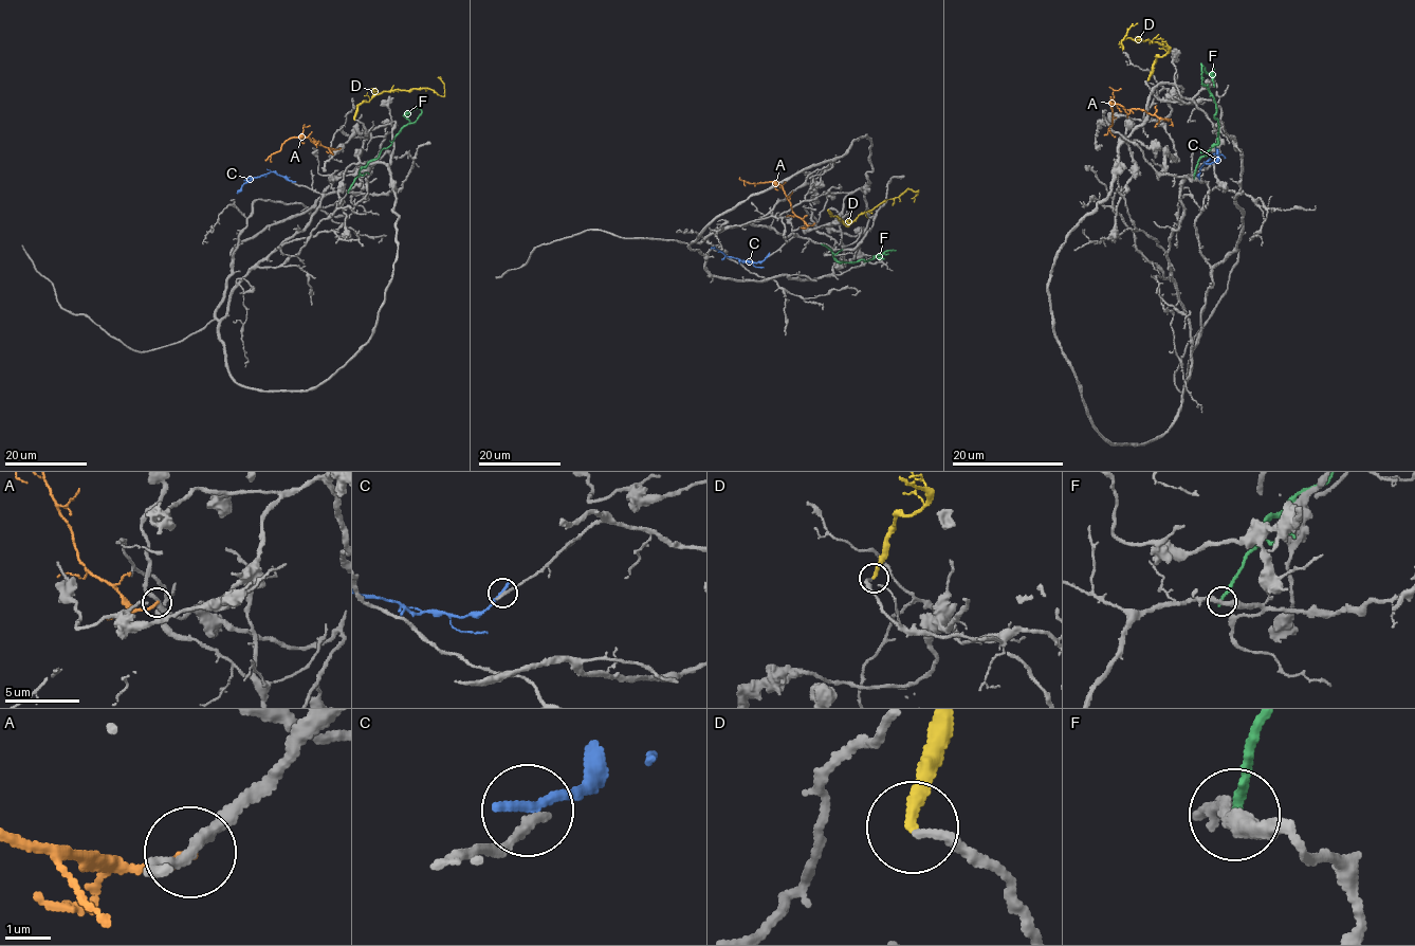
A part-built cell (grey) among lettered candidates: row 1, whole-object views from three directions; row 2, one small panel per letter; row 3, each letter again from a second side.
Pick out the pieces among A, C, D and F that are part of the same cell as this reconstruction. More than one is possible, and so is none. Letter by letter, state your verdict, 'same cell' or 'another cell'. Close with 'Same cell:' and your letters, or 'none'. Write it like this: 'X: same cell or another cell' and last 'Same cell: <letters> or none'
A: another cell
C: another cell
D: same cell
F: another cell
Same cell: D

